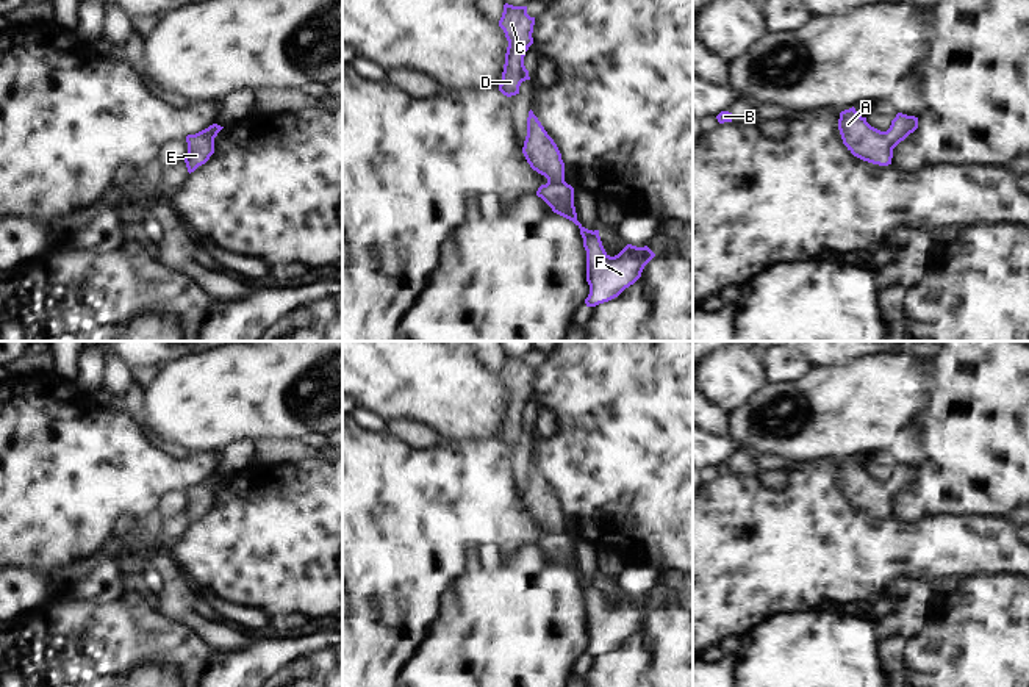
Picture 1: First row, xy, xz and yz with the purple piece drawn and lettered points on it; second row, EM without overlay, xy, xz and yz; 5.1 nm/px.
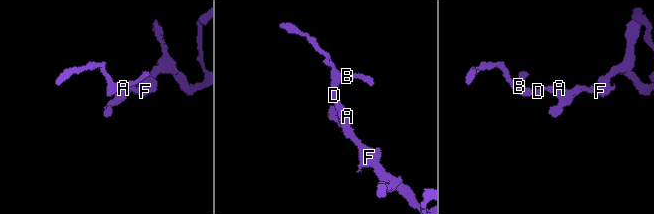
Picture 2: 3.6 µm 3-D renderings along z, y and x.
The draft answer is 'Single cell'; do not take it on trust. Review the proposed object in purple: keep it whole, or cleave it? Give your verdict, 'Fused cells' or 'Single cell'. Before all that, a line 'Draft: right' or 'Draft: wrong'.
Draft: right
Single cell.

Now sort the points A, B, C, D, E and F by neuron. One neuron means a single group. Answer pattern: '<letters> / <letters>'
A B C D E F

